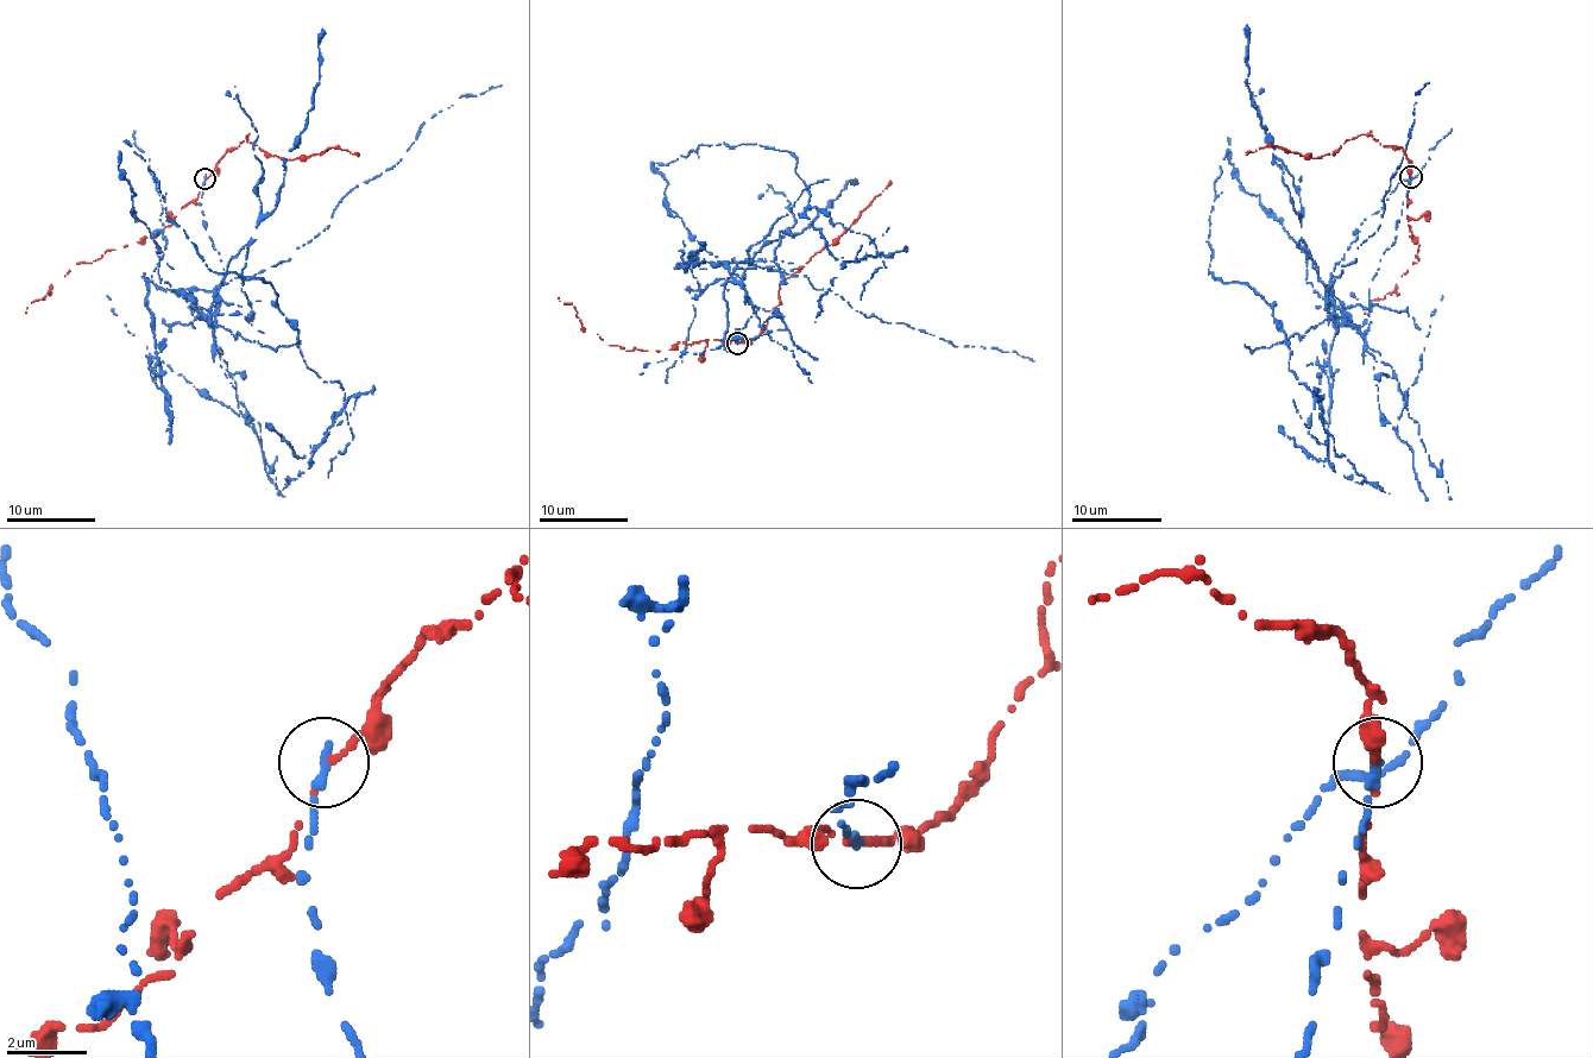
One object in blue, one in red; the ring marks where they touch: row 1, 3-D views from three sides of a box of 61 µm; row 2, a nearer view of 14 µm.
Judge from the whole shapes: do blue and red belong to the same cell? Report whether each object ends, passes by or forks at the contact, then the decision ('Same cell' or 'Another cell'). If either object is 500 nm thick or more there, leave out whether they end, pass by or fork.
At the ring blue ends. At the ring red ends. Another cell

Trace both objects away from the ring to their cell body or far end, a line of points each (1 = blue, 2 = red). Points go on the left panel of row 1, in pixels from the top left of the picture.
1: (205, 178), (213, 331), (159, 277), (119, 150), (213, 272), (271, 283), (344, 390), (282, 490)
2: (206, 178), (170, 226), (155, 237), (77, 263), (26, 313)

